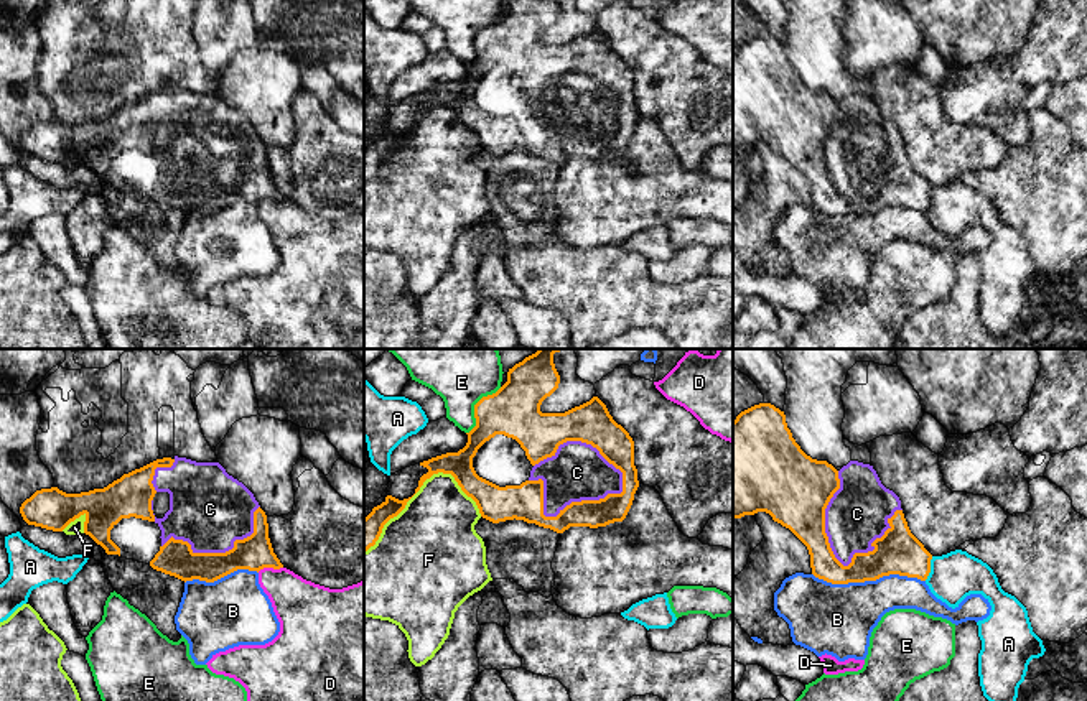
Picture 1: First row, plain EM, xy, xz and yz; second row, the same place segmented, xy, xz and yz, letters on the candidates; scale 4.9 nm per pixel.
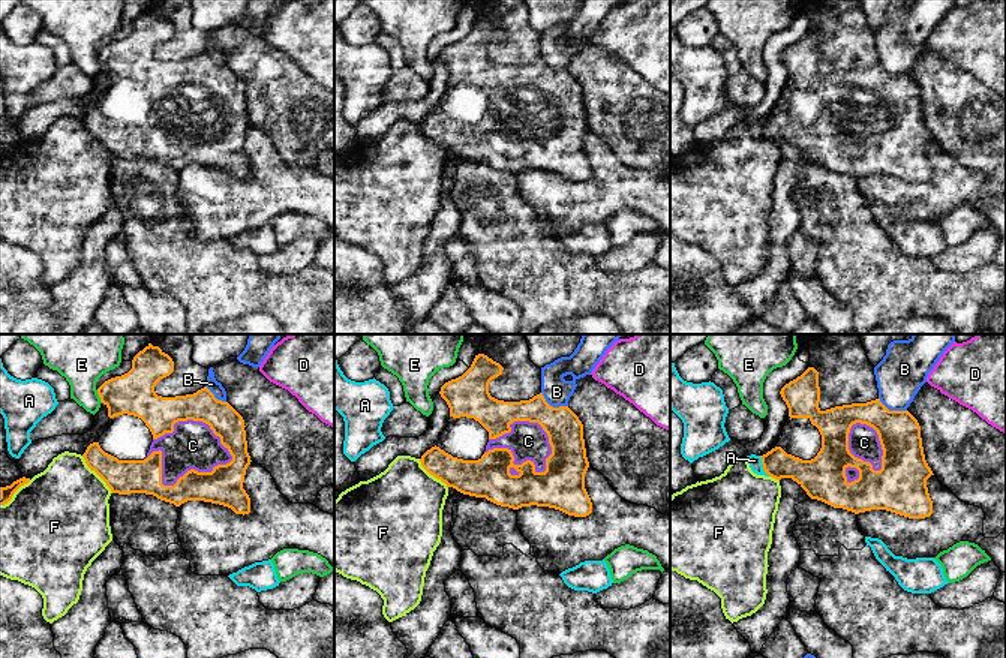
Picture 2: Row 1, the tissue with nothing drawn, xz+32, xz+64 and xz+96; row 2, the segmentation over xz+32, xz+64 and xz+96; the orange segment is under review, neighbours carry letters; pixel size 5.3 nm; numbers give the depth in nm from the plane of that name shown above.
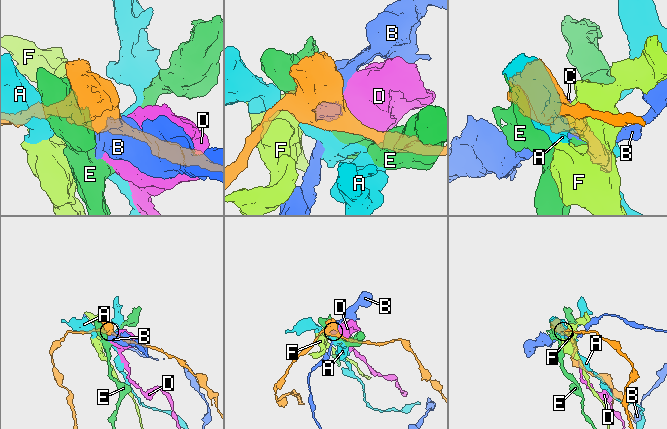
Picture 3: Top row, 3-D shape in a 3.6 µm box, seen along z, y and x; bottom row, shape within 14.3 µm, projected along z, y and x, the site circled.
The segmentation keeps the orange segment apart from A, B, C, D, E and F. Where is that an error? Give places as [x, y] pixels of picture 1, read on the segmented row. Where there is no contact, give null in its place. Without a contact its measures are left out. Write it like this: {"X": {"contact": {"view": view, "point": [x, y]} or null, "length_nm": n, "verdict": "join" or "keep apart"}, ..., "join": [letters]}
{"A": {"contact": {"view": "yz", "point": [929, 568]}, "length_nm": 130, "verdict": "keep apart"}, "B": {"contact": {"view": "yz", "point": [868, 580]}, "length_nm": 550, "verdict": "keep apart"}, "C": {"contact": {"view": "xz", "point": [560, 512]}, "length_nm": 460, "verdict": "join"}, "D": {"contact": {"view": "xy", "point": [269, 566]}, "length_nm": 130, "verdict": "keep apart"}, "E": {"contact": {"view": "xz", "point": [475, 407]}, "length_nm": 280, "verdict": "keep apart"}, "F": {"contact": {"view": "xz", "point": [419, 489]}, "length_nm": 600, "verdict": "keep apart"}, "join": ["C"]}

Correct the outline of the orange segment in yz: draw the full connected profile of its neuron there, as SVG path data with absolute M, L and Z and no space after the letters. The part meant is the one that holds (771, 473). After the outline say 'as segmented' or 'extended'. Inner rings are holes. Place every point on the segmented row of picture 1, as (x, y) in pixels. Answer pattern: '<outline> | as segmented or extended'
M771 403L741 411L733 421L733 518L766 512L789 528L809 550L812 574L832 584L876 581L899 574L926 581L932 555L911 533L899 497L886 489L873 466L850 461L837 471L807 456L792 438L786 415Z | extended

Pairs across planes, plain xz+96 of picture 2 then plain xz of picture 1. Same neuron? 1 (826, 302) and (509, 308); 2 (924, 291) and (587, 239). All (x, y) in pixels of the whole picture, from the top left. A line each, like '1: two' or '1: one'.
1: one
2: two

